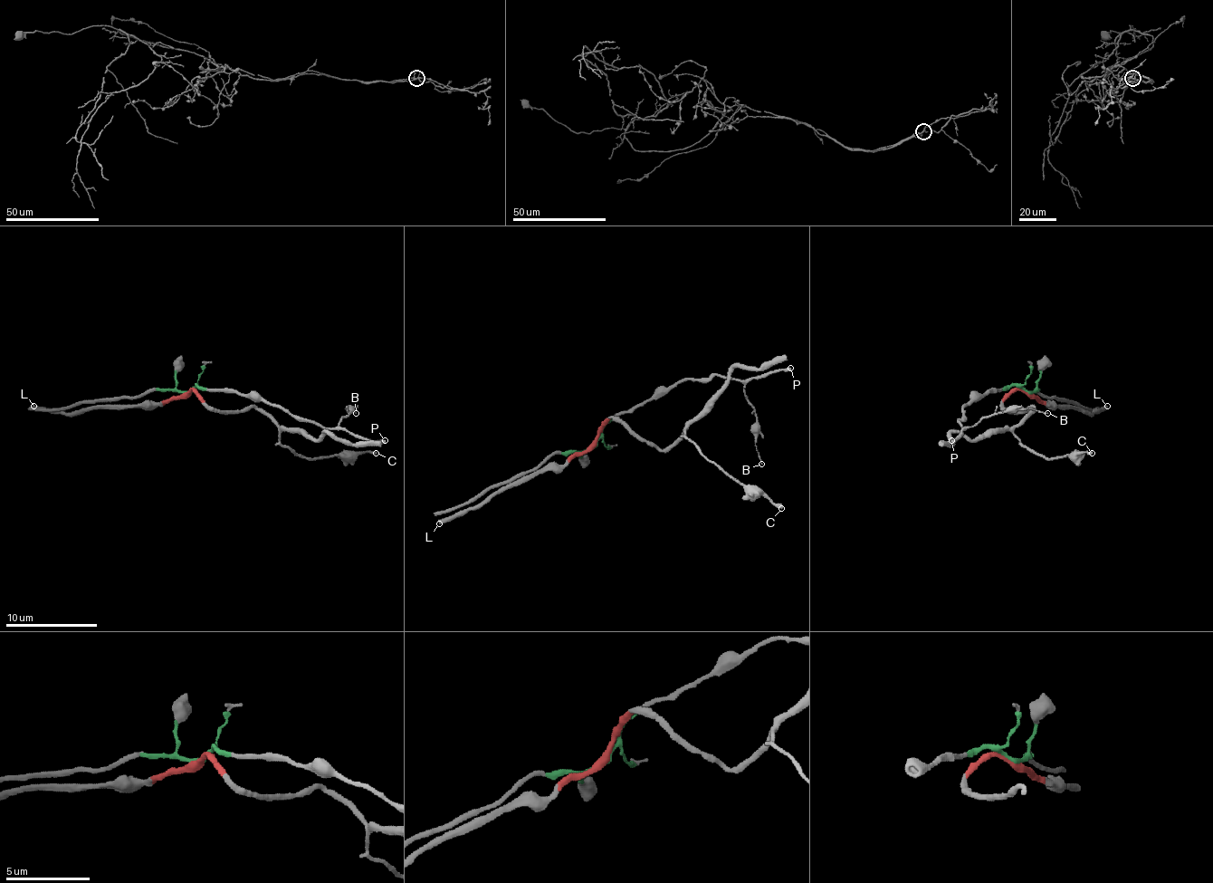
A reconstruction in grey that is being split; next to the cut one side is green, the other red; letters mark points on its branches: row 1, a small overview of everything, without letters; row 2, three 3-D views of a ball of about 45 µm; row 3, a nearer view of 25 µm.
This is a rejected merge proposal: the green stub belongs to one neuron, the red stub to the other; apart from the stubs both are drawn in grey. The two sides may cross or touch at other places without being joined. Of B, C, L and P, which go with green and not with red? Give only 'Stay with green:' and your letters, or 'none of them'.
Stay with green: B, P

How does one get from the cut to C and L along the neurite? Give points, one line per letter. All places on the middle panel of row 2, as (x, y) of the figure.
C: (595, 445), (596, 431), (613, 419), (667, 449), (683, 429), (711, 461), (743, 484), (761, 488), (782, 509)
L: (595, 445), (576, 452), (562, 465), (547, 465), (498, 488), (478, 504), (439, 523)

